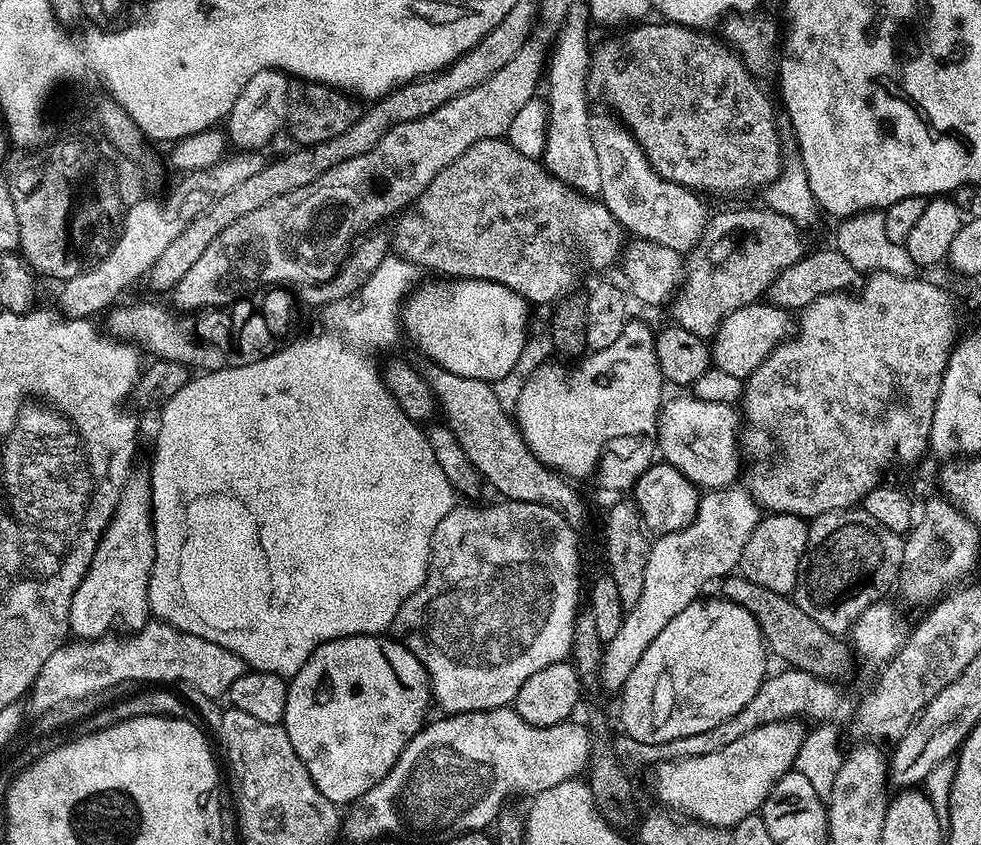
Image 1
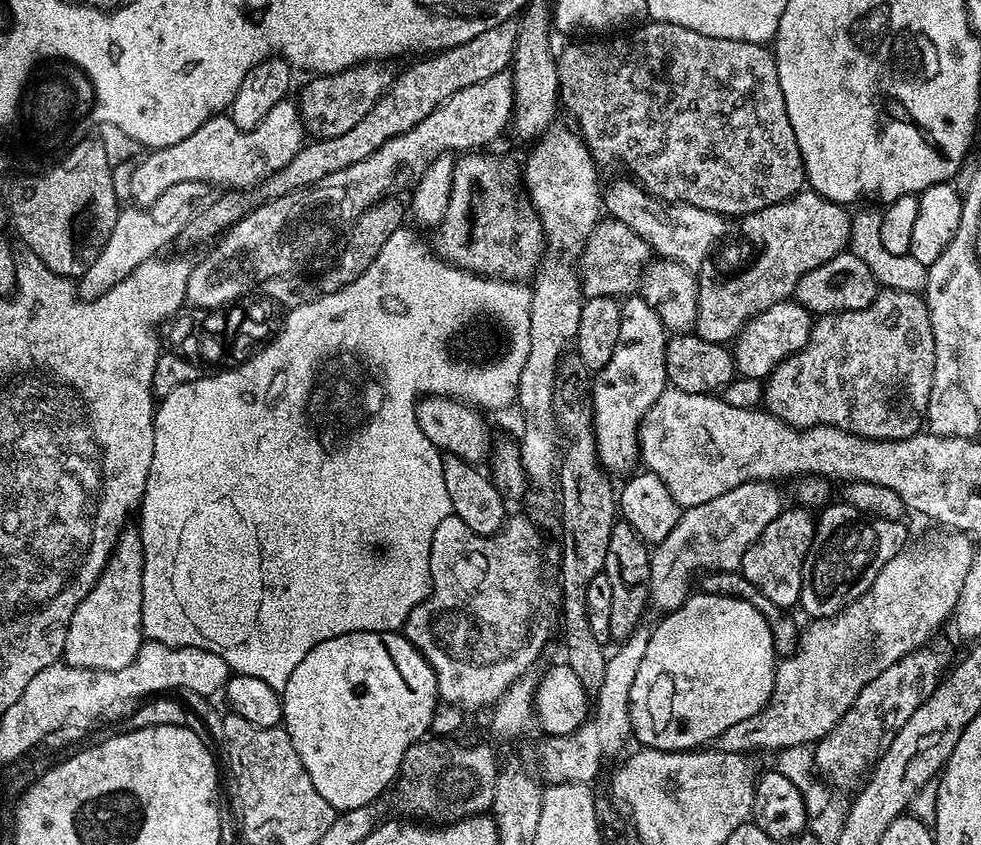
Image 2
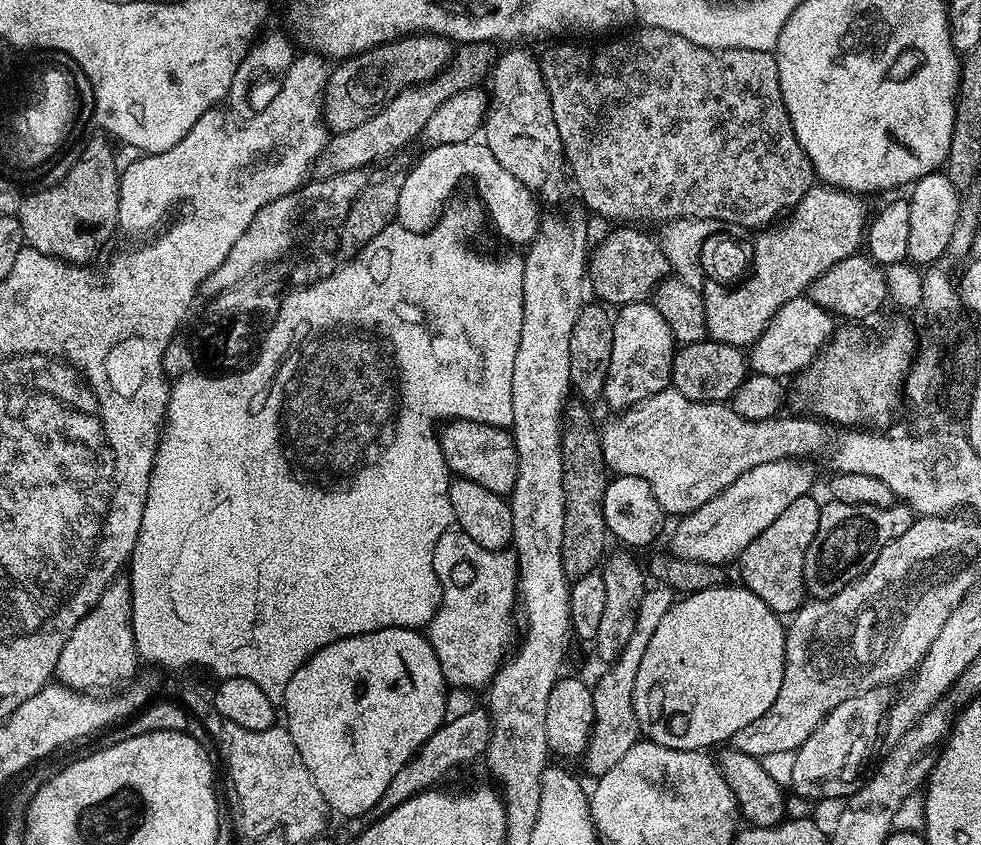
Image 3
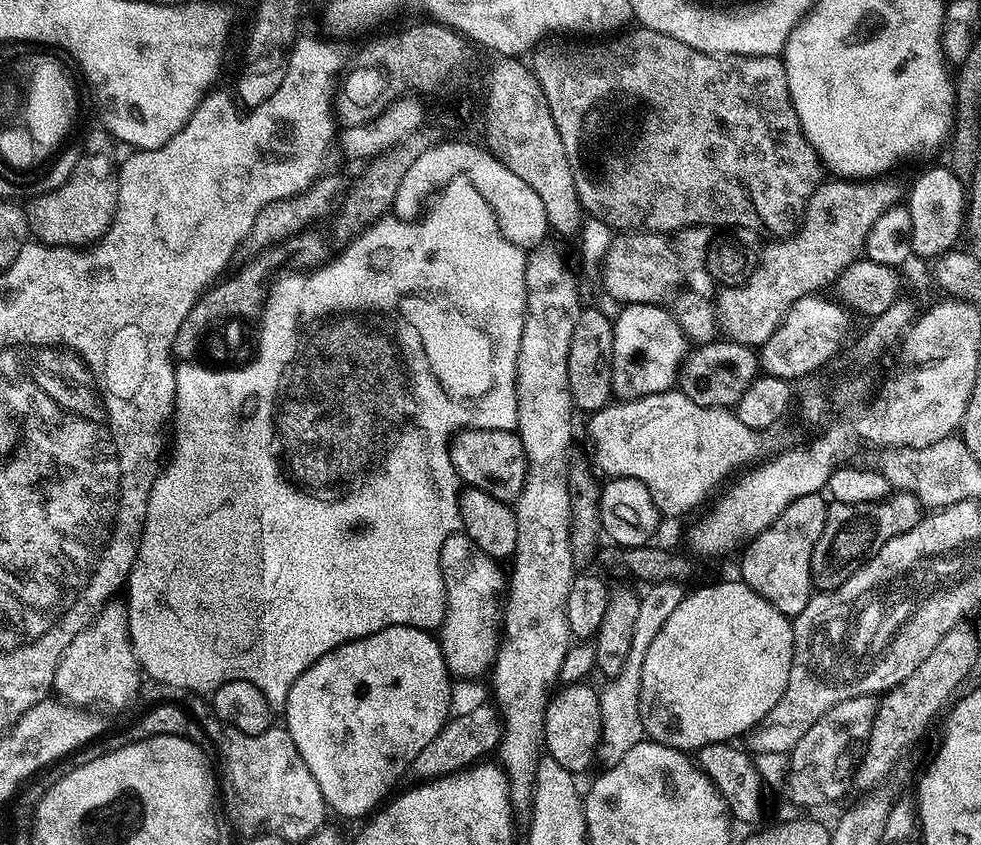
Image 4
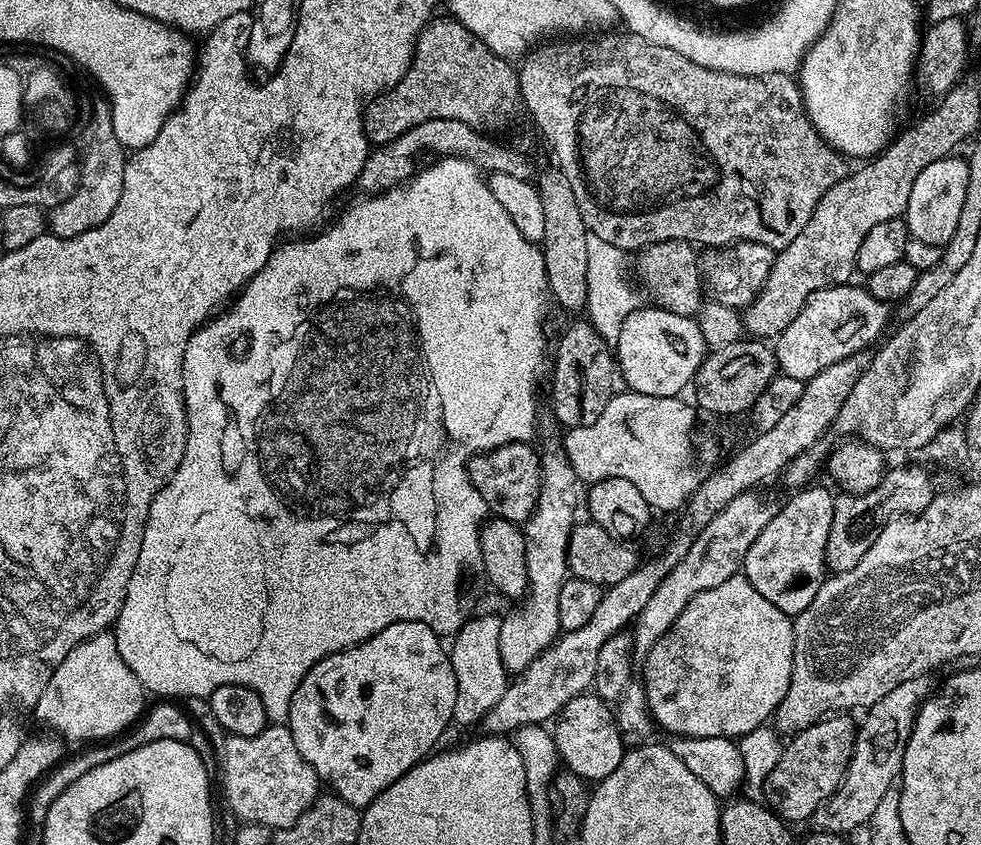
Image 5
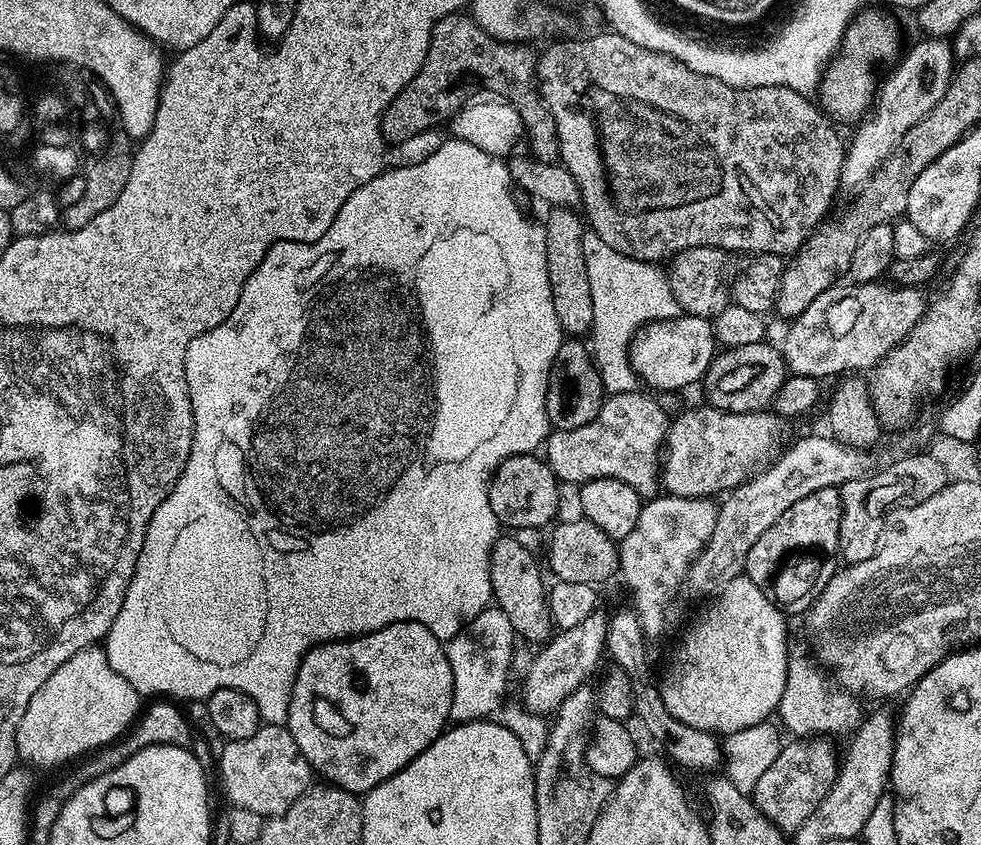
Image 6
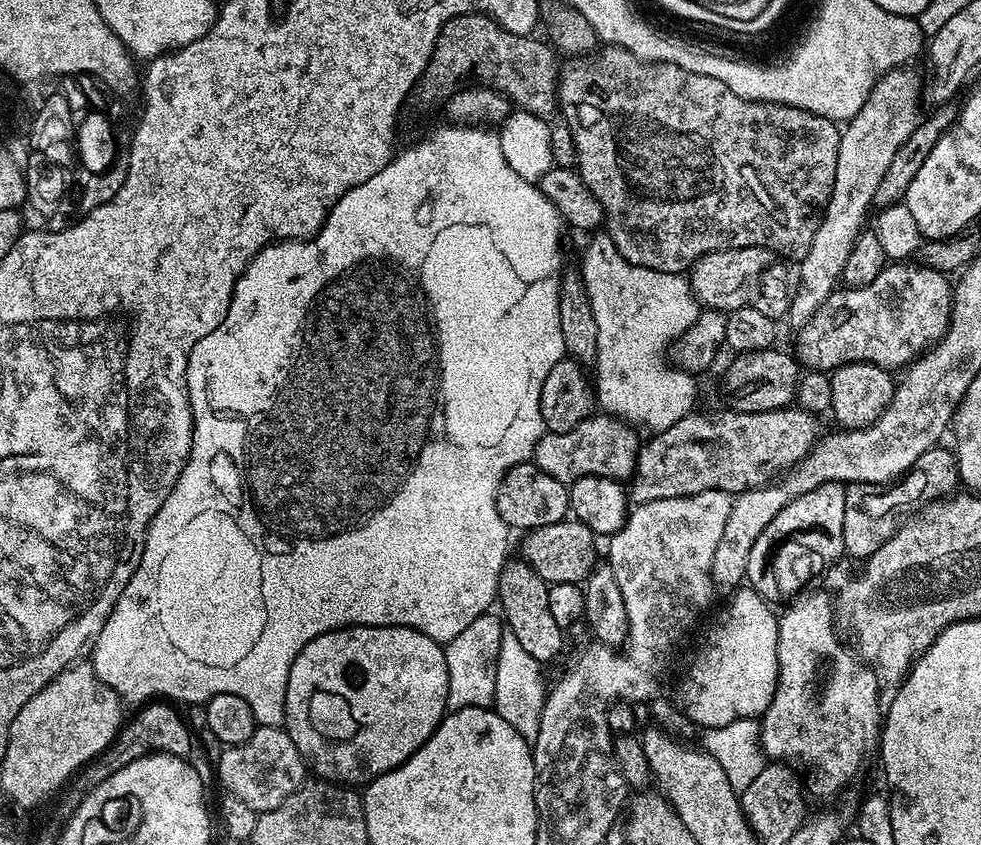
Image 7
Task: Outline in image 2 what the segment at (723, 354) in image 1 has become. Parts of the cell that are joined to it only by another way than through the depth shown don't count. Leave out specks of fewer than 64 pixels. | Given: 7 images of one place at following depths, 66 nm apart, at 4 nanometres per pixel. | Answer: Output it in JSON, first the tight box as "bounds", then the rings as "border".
{"bounds":[731,298,813,381],"border":[[[792,298],[770,306],[770,310],[762,310],[762,314],[749,320],[748,325],[735,338],[731,349],[735,371],[746,379],[763,381],[782,361],[806,346],[813,323],[813,313],[806,311]]]}

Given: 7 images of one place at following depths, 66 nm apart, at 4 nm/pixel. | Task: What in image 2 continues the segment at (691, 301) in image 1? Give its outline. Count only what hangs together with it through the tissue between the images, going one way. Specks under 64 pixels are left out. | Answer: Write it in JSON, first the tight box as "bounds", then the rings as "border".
{"bounds":[695,190,852,345],"border":[[[801,190],[791,200],[766,206],[739,221],[739,231],[748,235],[754,259],[741,271],[715,280],[701,275],[698,283],[698,314],[695,335],[706,342],[727,345],[762,310],[770,310],[778,302],[789,299],[802,274],[810,274],[814,266],[830,262],[849,247],[852,216],[843,204],[835,204],[811,190]]]}

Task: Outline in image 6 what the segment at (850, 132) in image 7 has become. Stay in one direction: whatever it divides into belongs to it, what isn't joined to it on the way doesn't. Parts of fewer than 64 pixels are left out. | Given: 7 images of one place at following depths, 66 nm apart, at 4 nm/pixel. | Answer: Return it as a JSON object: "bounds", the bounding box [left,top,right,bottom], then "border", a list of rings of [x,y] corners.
{"bounds":[840,38,954,194],"border":[[[920,38],[920,41],[907,52],[908,49],[895,61],[891,69],[893,72],[885,80],[883,77],[882,83],[877,87],[876,95],[872,97],[871,109],[865,112],[859,123],[855,125],[857,128],[852,141],[850,139],[847,141],[840,175],[840,187],[845,193],[848,191],[848,194],[852,194],[863,188],[865,182],[876,173],[878,166],[894,150],[894,146],[898,146],[898,142],[902,140],[902,134],[906,134],[910,126],[918,126],[918,122],[922,122],[922,118],[926,118],[926,114],[930,114],[930,110],[934,110],[934,106],[942,102],[942,94],[946,94],[946,90],[952,84],[954,48],[947,39]]]}

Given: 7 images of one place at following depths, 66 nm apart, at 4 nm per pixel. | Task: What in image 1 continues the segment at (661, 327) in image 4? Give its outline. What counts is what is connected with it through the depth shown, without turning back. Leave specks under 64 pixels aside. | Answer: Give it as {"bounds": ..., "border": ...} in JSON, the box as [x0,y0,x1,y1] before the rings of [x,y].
{"bounds":[514,318,666,494],"border":[[[636,318],[629,319],[611,346],[597,352],[589,351],[571,366],[573,368],[567,372],[560,364],[542,365],[521,386],[516,396],[514,421],[534,458],[545,467],[573,481],[588,480],[596,472],[596,480],[602,487],[620,492],[616,494],[627,493],[624,491],[635,485],[636,479],[653,464],[658,452],[656,430],[666,381],[656,357],[656,332]]]}

